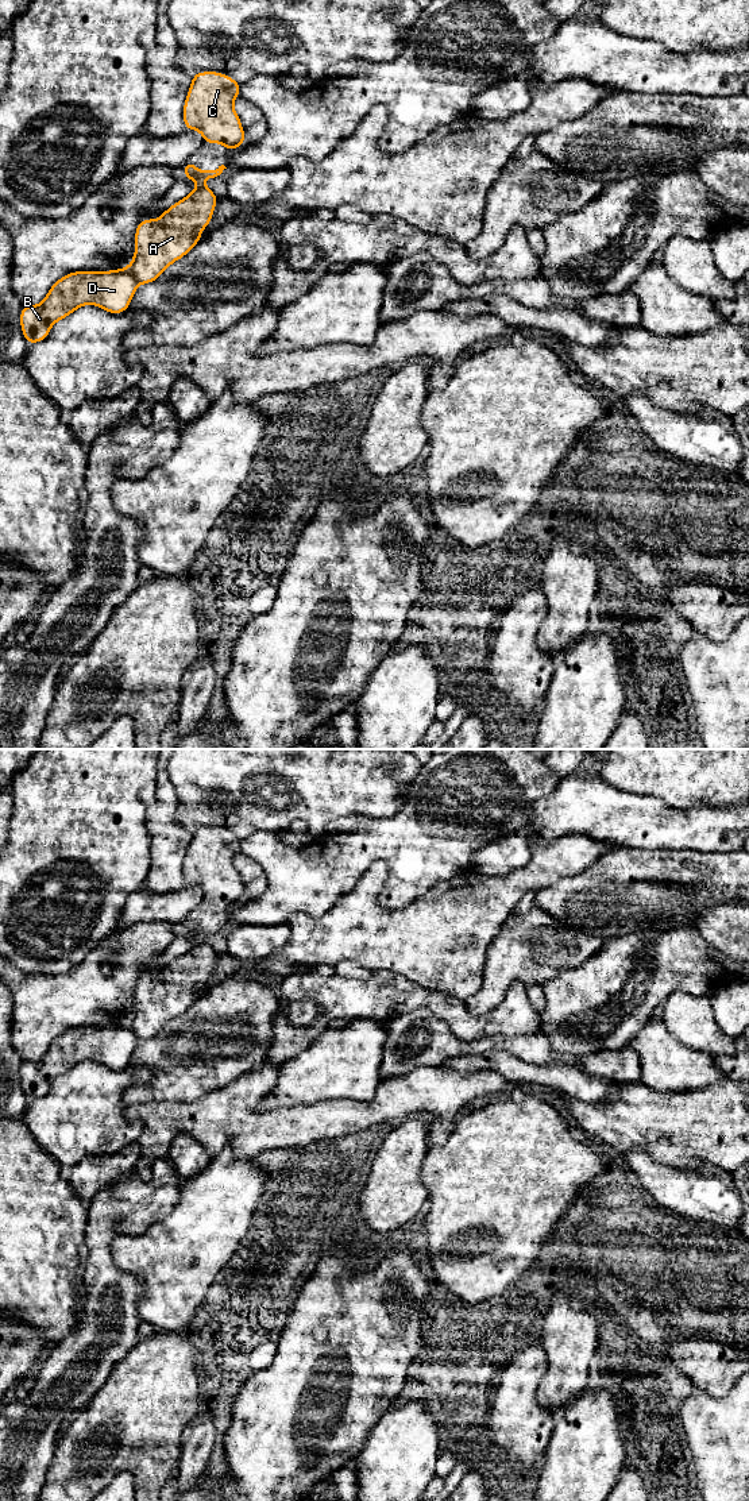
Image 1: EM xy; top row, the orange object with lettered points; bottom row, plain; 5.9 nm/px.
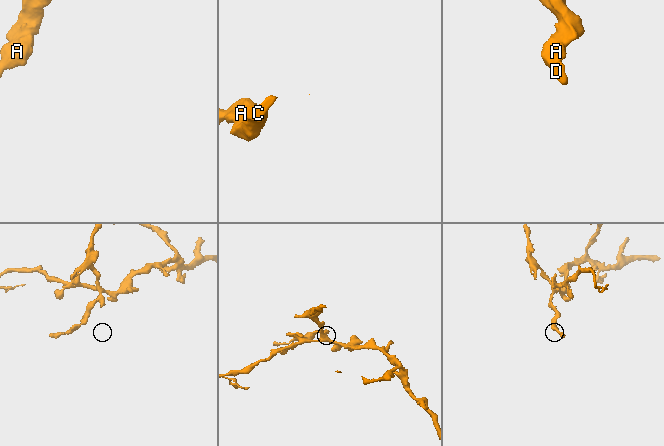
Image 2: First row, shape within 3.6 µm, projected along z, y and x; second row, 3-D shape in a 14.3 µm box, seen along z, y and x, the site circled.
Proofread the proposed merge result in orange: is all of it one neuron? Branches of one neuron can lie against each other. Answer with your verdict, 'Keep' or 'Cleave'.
Cleave

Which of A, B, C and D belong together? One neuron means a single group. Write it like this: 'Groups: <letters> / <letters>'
Groups: A C / B D

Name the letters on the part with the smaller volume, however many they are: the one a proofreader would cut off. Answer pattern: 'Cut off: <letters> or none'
Cut off: B, D

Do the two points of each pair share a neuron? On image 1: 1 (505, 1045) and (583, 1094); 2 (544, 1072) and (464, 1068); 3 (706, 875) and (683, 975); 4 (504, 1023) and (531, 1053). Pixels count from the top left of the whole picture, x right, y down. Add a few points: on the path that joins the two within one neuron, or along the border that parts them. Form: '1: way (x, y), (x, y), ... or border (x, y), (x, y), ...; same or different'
1: border (506, 1052), (528, 1062), (547, 1064); different
2: way (524, 1072), (517, 1072), (504, 1062), (485, 1062); same
3: border (694, 925), (672, 925), (663, 929); different
4: border (537, 1031), (485, 1037); different

